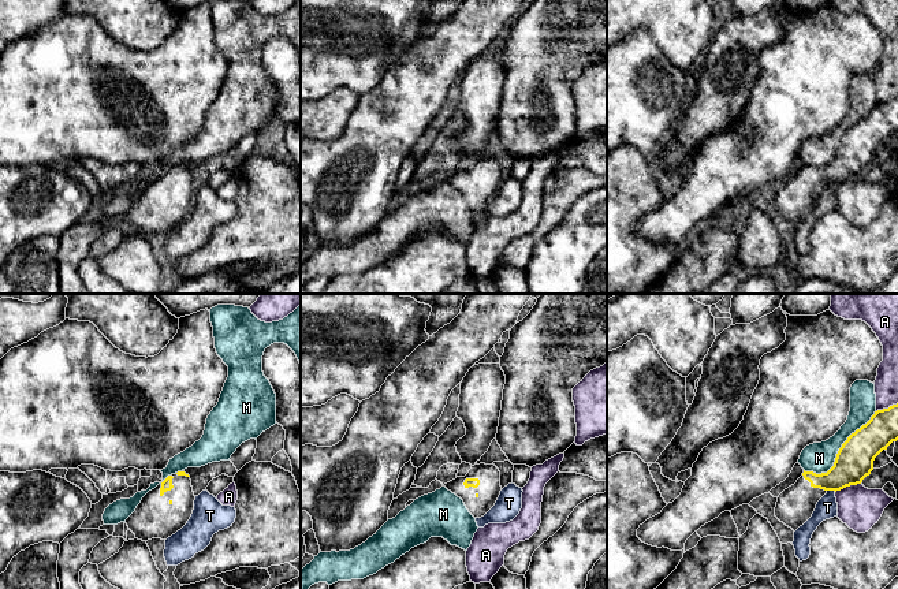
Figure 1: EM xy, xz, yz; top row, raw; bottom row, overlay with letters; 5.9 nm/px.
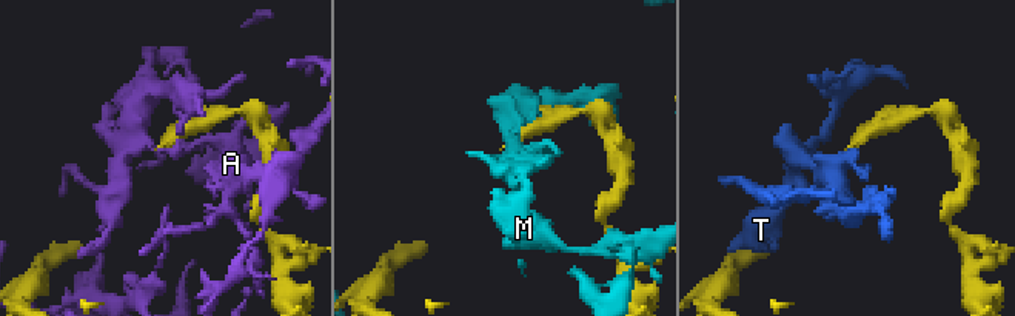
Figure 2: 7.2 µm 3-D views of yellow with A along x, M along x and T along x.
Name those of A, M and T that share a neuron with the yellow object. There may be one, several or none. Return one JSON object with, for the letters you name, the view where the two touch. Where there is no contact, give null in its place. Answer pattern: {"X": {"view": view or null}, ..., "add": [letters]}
{"add": []}

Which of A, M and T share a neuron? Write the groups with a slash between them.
A / M / T

